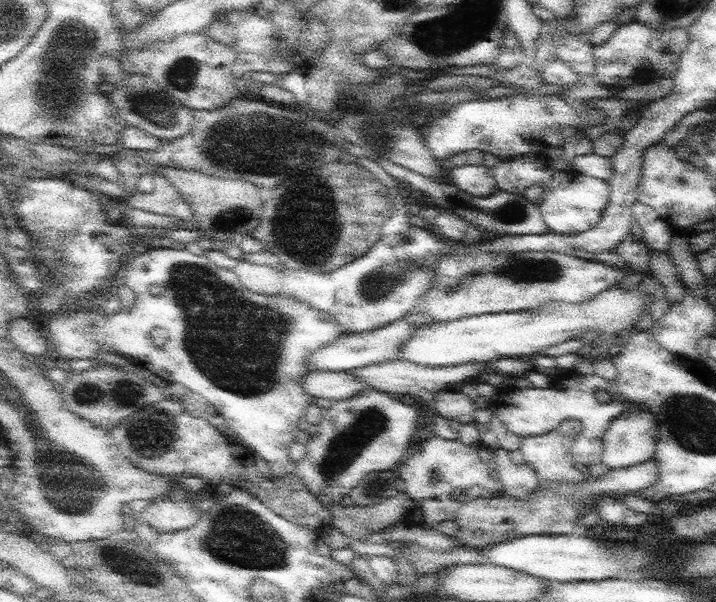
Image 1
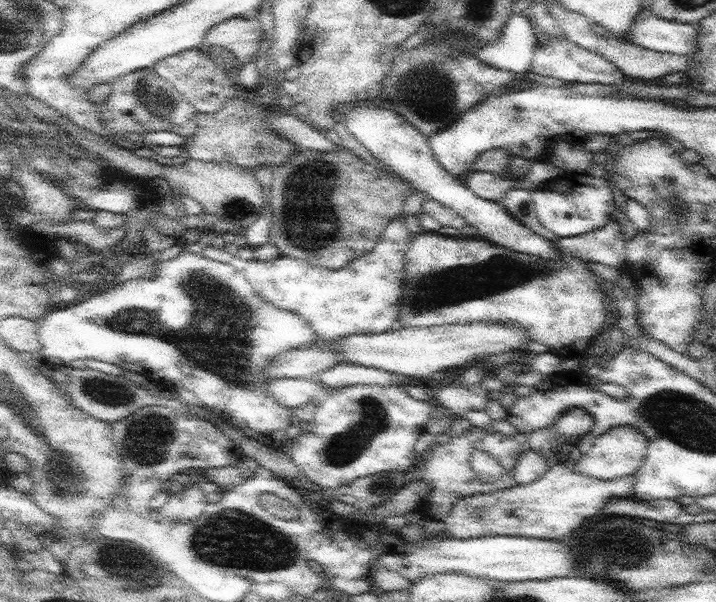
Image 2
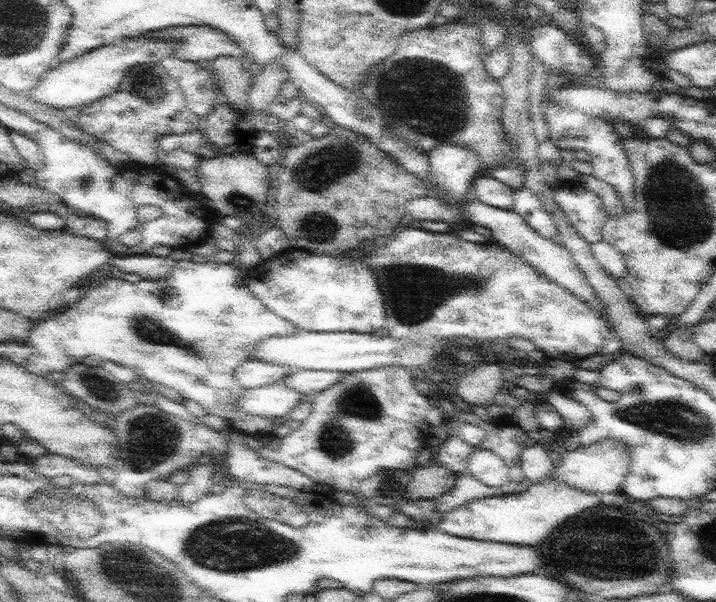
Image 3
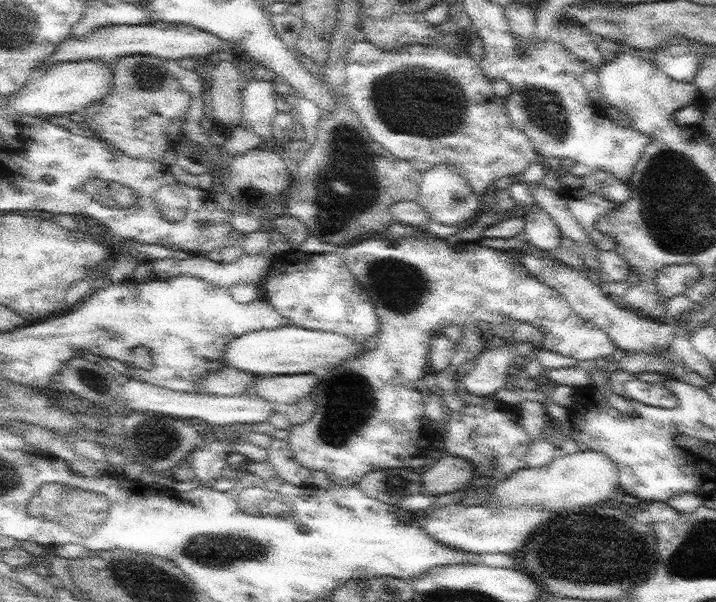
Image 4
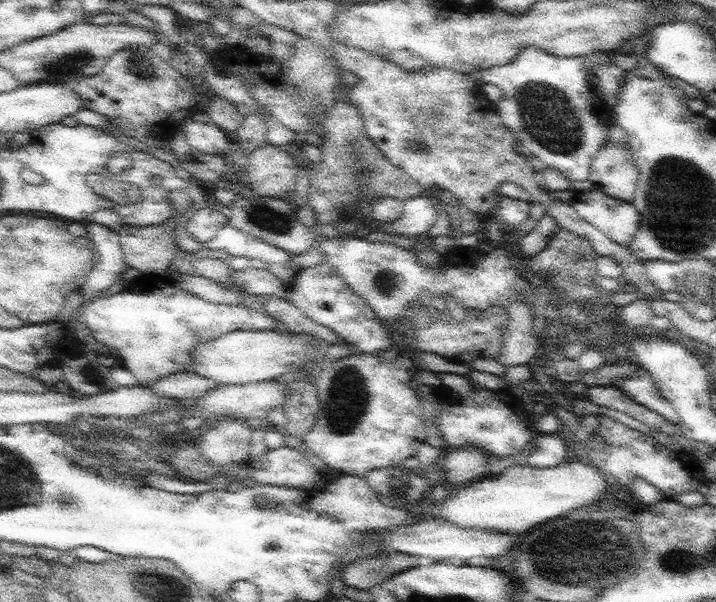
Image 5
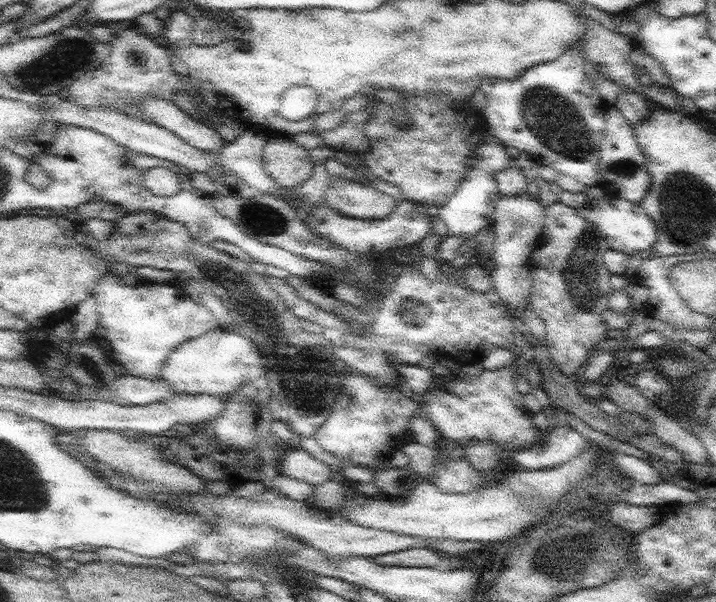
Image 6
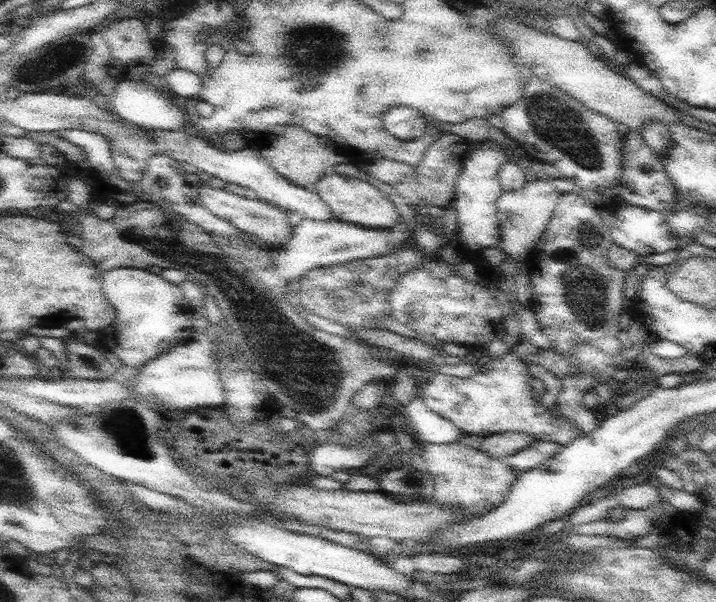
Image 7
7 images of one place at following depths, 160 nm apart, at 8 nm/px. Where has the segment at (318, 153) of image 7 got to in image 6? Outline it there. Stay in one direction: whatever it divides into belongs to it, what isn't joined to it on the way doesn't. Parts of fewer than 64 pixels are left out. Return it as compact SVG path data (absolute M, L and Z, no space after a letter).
M271 138L263 152L263 165L281 188L300 188L314 172L314 162L308 151L293 138Z

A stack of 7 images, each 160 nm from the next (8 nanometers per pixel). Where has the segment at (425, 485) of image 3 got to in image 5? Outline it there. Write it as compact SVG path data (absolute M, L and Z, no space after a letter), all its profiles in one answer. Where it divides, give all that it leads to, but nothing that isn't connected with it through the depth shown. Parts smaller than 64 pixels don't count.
M479 449L447 450L438 466L443 470L445 482L456 487L481 480L490 471L492 454Z

